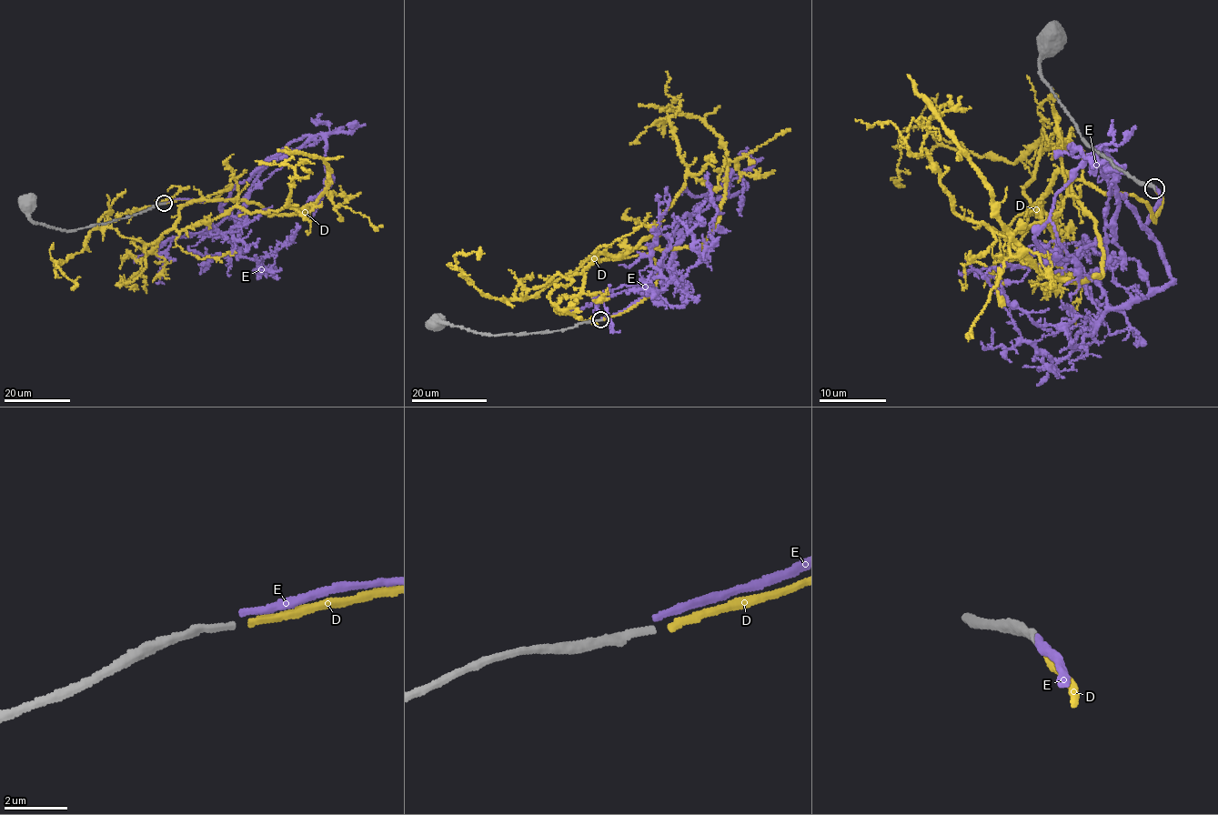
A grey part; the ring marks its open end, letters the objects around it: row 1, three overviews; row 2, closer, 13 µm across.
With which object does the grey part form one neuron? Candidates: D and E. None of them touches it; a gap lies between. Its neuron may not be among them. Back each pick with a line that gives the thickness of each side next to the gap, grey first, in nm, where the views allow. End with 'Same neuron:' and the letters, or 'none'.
D: 190 nm thick on the grey side, 240 nm on the other
Same neuron: D

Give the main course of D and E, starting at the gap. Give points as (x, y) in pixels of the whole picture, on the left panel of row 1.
D: (166, 203), (232, 186), (184, 204), (177, 230), (235, 207), (265, 213), (287, 206), (308, 170)
E: (165, 202), (183, 197), (222, 205), (236, 184), (271, 155), (319, 135), (333, 182), (313, 216)

